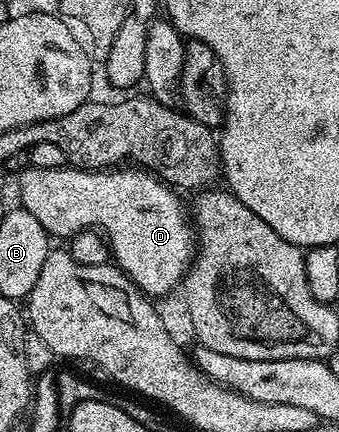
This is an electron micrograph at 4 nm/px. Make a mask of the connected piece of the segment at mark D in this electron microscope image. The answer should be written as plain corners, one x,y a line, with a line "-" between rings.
71,166
62,168
33,168
20,172
19,207
25,208
48,232
49,237
71,238
80,232
99,230
108,241
111,259
149,298
164,296
181,287
194,263
198,241
189,209
180,201
181,193
167,185
159,176
139,166
116,166
111,170
88,171

